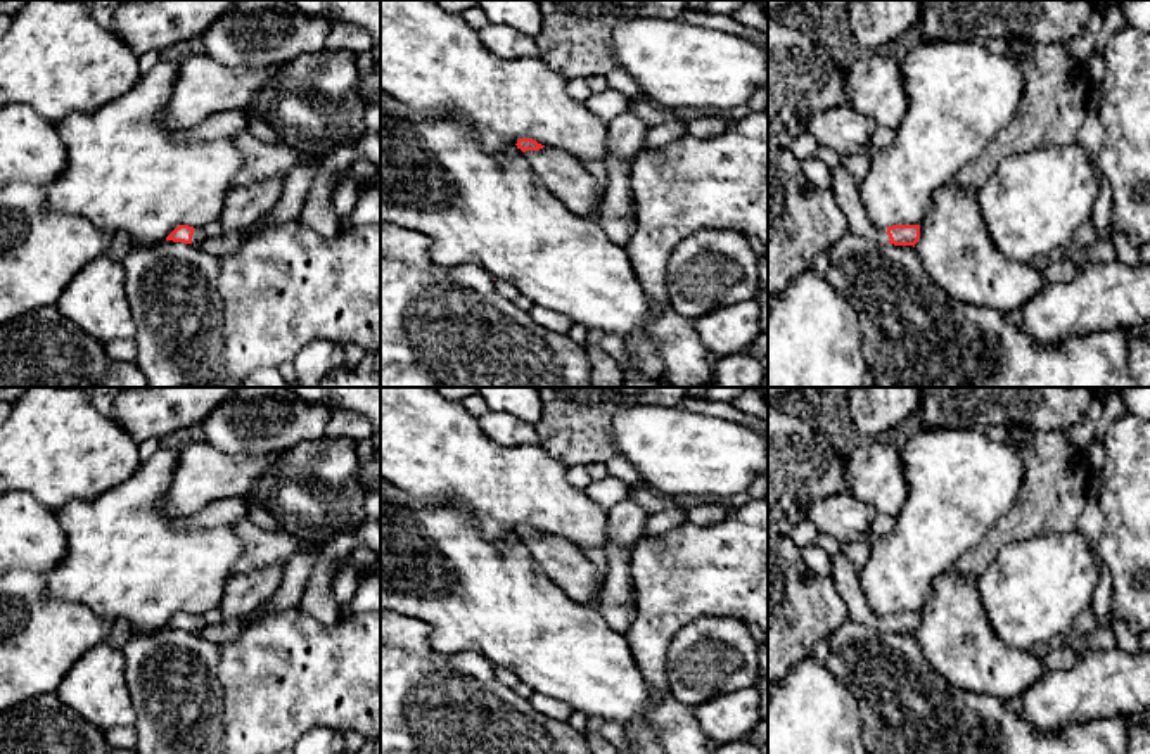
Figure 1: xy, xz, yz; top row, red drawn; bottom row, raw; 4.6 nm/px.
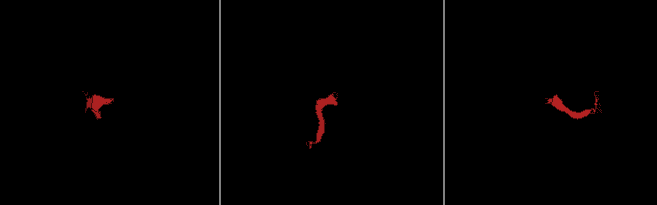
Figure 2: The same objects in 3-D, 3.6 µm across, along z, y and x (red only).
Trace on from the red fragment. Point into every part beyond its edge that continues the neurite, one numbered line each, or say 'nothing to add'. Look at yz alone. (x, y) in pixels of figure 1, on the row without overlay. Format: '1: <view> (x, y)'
1: yz (844, 576)

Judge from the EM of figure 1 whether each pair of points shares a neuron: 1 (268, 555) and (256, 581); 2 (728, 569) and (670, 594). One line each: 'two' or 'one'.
1: two
2: one

